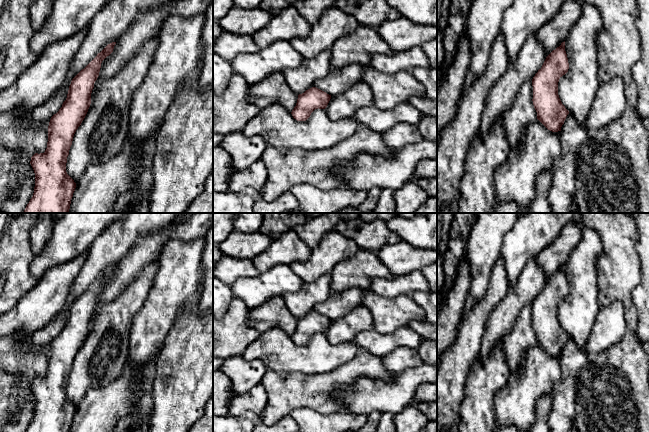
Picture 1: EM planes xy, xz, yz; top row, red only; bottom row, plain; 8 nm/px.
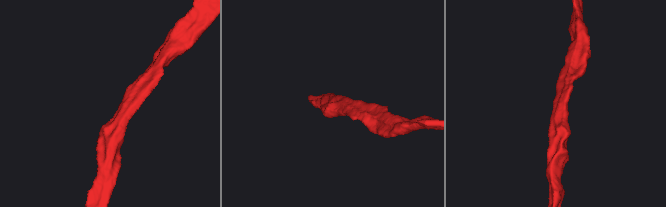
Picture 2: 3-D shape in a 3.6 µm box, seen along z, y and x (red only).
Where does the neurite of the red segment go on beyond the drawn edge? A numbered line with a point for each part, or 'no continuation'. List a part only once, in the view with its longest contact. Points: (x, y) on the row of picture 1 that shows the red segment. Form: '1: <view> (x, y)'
no continuation

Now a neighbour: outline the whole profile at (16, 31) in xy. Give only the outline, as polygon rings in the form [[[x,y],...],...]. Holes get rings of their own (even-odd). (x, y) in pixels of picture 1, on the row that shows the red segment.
[[[7,0],[0,13],[0,53],[4,54],[4,62],[0,70],[0,91],[13,85],[20,75],[37,61],[30,48],[34,35],[31,25],[30,6],[35,0]]]

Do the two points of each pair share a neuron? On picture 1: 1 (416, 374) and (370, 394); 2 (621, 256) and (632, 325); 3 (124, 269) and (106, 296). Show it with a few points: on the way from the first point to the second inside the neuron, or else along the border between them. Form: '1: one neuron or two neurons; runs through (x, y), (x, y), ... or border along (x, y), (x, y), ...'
1: one neuron; runs through (405, 384), (395, 394), (381, 394)
2: one neuron; runs through (621, 273), (621, 289), (629, 304), (629, 308)
3: one neuron; runs through (123, 276), (111, 289)

